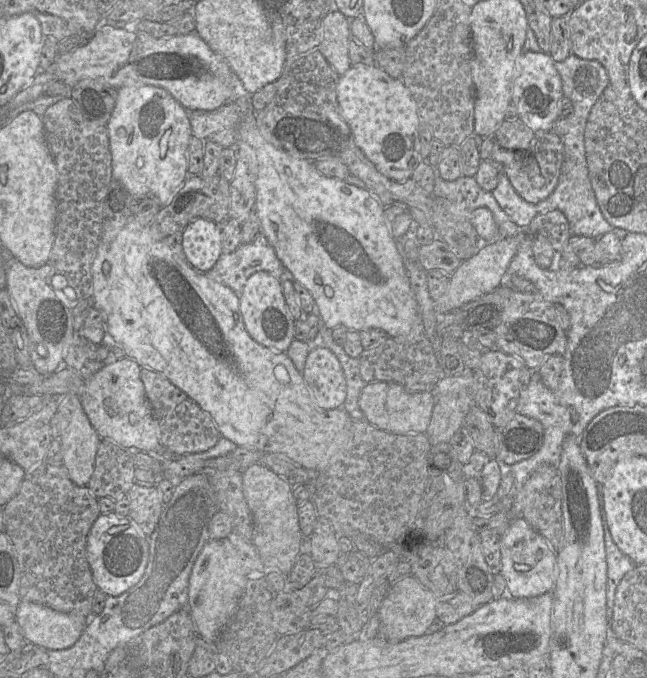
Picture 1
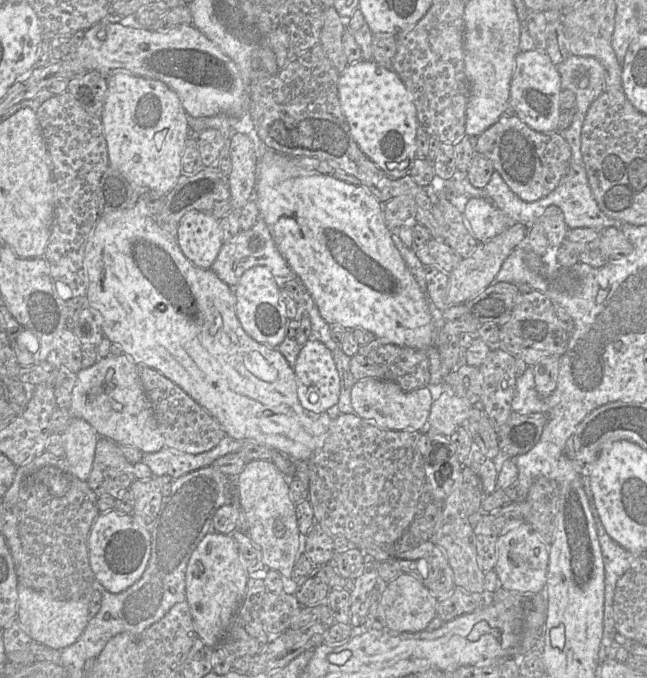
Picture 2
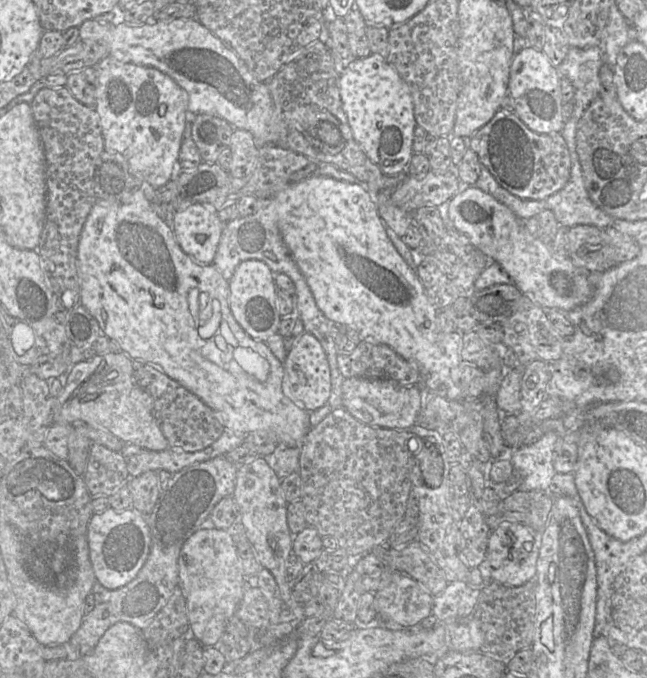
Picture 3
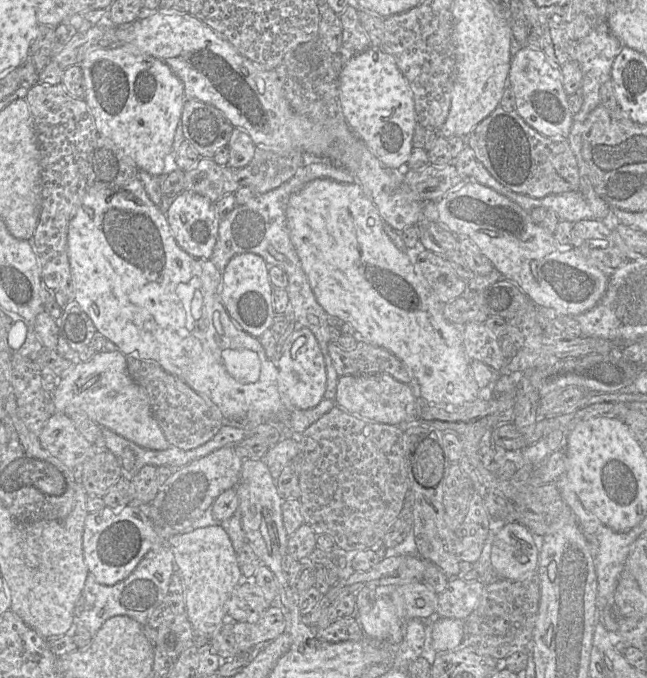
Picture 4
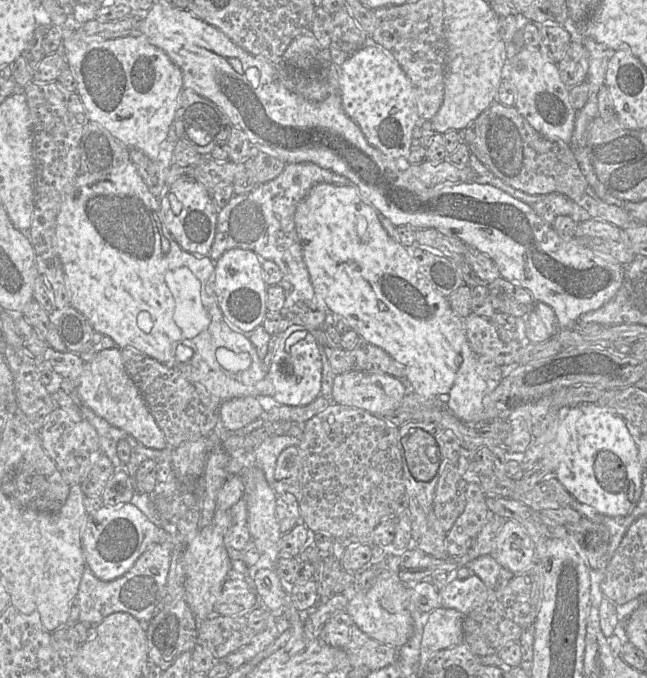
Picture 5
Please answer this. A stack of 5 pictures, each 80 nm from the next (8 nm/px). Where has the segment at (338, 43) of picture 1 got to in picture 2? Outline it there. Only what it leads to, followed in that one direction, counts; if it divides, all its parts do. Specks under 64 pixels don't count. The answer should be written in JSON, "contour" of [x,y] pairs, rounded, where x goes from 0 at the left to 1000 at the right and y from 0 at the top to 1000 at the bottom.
{"contour":[[[516,10],[501,13],[495,66],[524,109],[538,97],[529,65],[529,52],[533,41],[535,37],[532,37],[529,25]]]}

